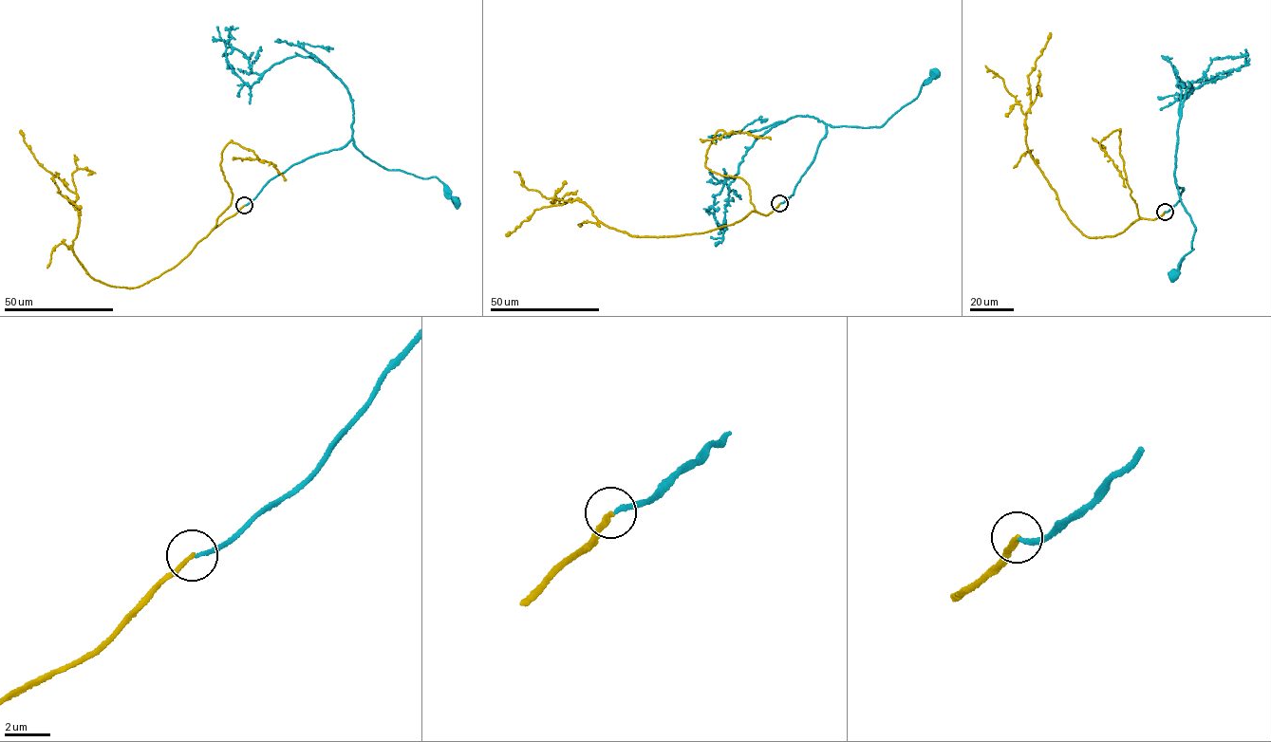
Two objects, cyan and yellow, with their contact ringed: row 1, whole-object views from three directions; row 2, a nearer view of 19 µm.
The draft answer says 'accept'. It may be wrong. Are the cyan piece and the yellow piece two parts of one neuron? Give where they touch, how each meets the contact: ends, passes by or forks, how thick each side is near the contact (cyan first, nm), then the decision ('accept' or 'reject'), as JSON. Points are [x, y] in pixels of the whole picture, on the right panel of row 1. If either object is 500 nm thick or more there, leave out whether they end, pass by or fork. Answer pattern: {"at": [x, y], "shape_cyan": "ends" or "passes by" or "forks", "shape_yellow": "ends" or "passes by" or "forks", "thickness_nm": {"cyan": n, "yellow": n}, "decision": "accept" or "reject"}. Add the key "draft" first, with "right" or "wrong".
{"draft": "wrong", "at": [1165, 212], "shape_cyan": "ends", "shape_yellow": "ends", "thickness_nm": {"cyan": 160, "yellow": 180}, "decision": "reject"}

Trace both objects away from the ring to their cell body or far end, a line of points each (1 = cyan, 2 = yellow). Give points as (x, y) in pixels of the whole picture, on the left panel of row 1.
1: (244, 206), (292, 165), (351, 140), (386, 169), (435, 176), (456, 201)
2: (244, 205), (158, 276), (135, 287), (110, 286), (95, 280), (73, 250), (76, 194), (38, 162), (20, 130)

